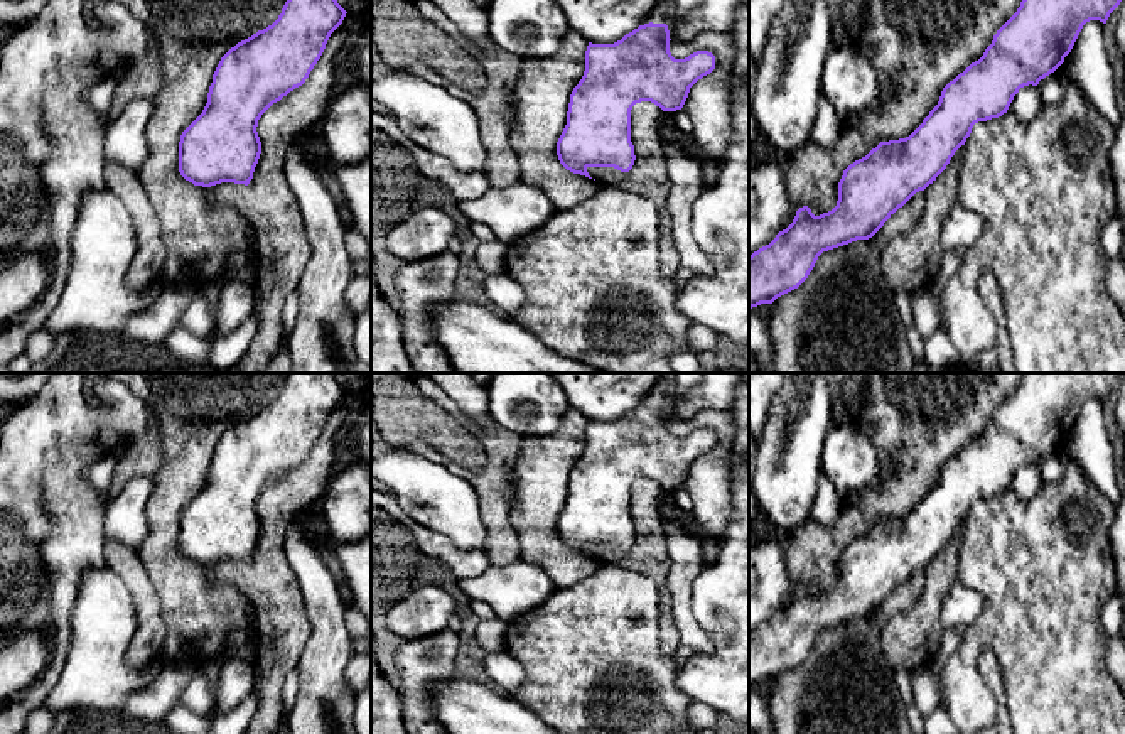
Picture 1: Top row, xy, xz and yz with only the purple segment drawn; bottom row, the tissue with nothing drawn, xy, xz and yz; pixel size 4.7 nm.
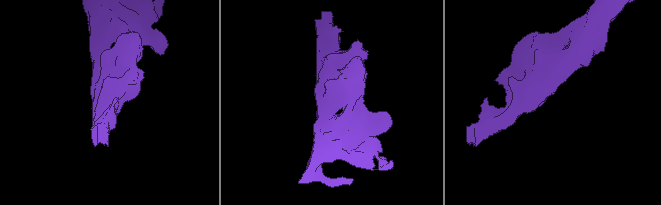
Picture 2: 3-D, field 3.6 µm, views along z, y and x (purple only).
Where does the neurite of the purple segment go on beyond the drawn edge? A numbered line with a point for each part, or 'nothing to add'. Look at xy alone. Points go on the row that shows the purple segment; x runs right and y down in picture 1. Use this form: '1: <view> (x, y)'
nothing to add

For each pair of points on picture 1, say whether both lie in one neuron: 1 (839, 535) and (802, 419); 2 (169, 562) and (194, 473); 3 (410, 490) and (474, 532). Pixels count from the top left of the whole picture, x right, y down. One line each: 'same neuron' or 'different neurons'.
1: different neurons
2: same neuron
3: same neuron

